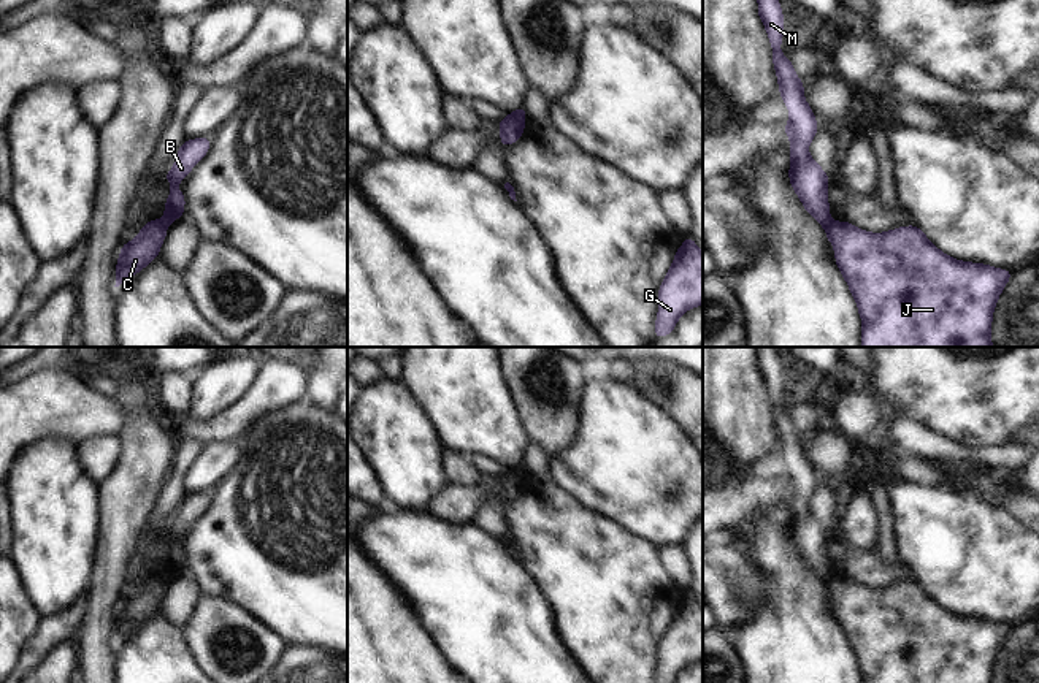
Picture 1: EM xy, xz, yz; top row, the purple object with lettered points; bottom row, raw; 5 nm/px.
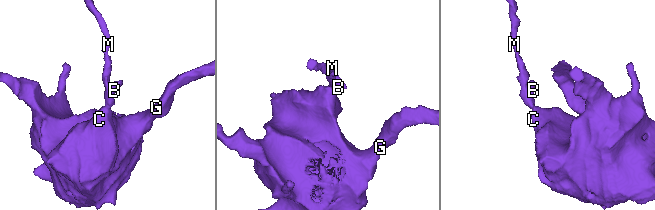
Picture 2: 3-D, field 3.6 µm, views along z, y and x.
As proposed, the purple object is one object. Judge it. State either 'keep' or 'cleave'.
cleave

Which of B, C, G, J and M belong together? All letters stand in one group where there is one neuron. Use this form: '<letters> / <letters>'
B M / C G J

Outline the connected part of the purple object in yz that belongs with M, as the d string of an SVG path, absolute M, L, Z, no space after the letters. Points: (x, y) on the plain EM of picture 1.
M757 347L757 355L757 368L763 376L773 401L773 420L780 442L779 452L785 456L790 467L790 475L784 482L792 498L788 504L792 512L788 525L790 540L804 564L826 585L831 580L830 558L826 553L830 531L807 507L819 480L811 461L804 455L804 437L796 431L792 417L780 407L784 369L776 347Z

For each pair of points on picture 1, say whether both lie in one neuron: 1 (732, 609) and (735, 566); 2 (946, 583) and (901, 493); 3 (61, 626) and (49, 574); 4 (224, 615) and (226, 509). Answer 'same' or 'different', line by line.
1: same
2: same
3: different
4: different

